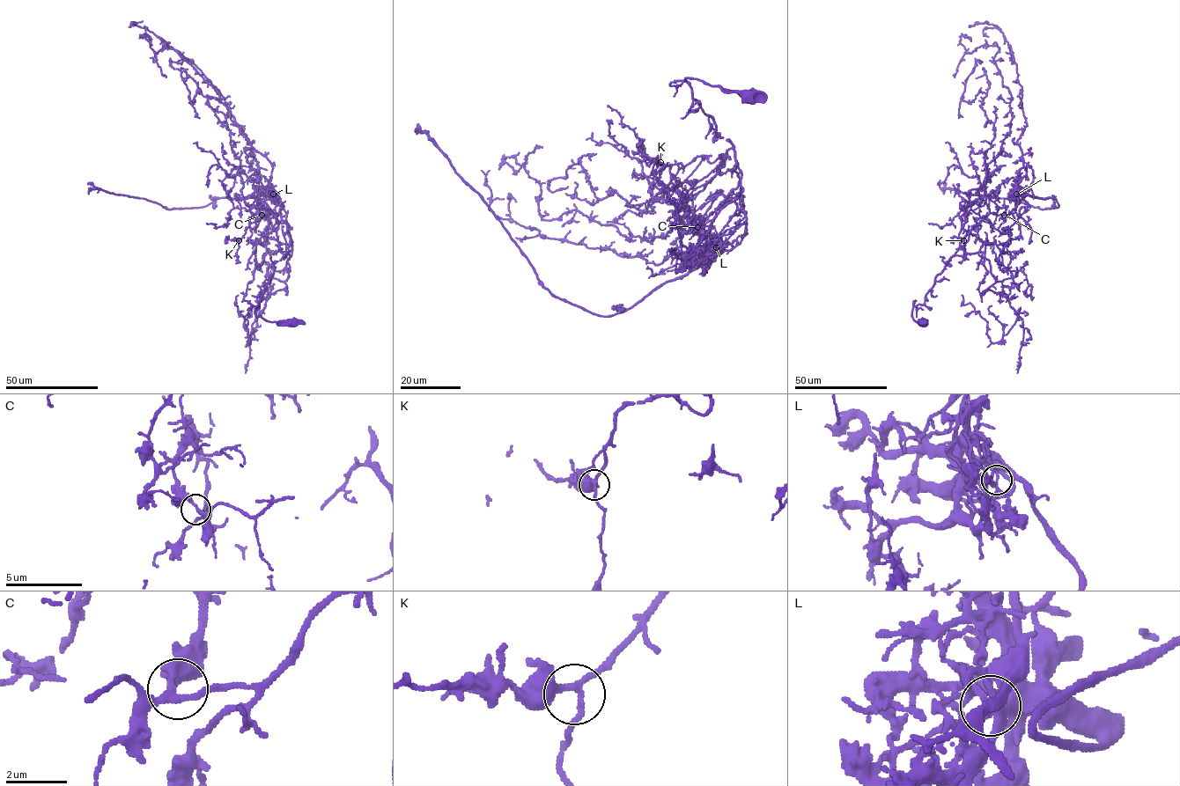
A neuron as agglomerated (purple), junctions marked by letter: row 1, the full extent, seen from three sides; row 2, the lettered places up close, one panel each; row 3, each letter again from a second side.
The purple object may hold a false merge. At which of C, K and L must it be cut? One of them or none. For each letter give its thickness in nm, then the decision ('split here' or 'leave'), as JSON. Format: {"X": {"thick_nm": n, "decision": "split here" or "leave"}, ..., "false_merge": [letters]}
{"C": {"thick_nm": 220, "decision": "leave"}, "K": {"thick_nm": 240, "decision": "leave"}, "L": {"thick_nm": 120, "decision": "split here"}, "false_merge": ["L"]}

